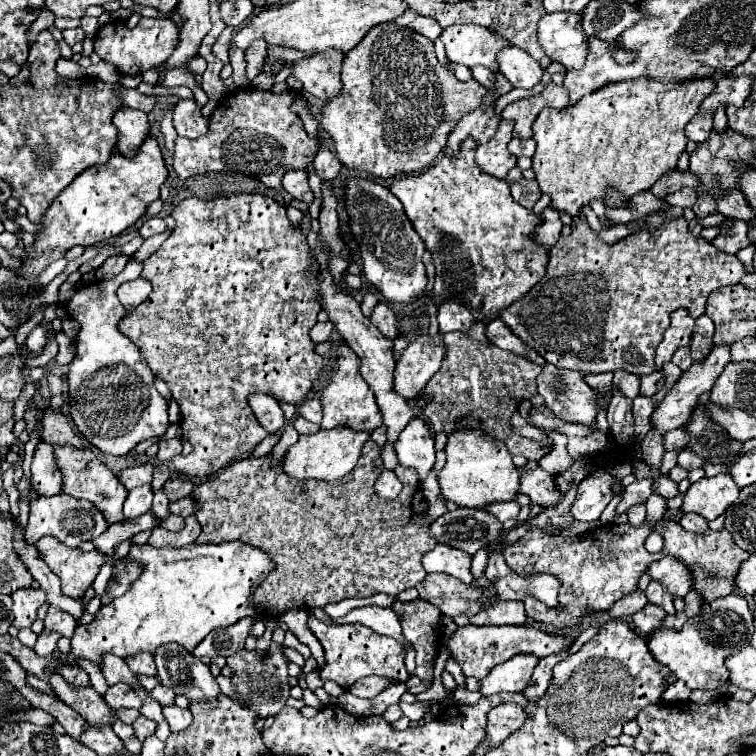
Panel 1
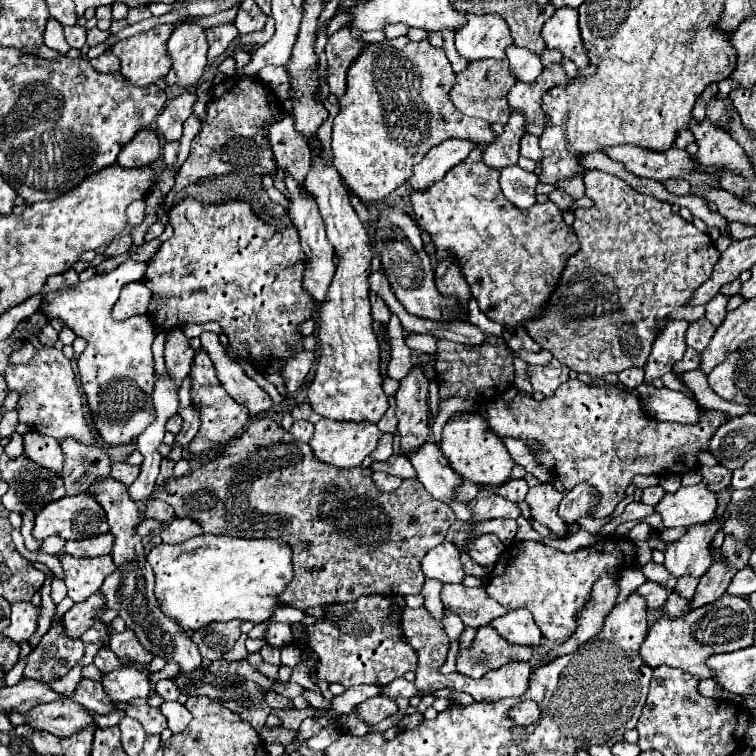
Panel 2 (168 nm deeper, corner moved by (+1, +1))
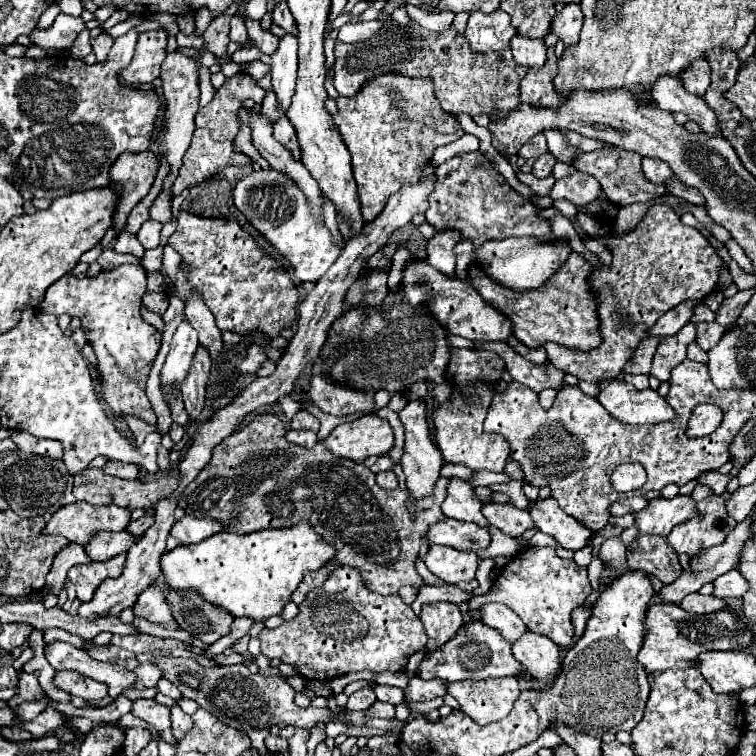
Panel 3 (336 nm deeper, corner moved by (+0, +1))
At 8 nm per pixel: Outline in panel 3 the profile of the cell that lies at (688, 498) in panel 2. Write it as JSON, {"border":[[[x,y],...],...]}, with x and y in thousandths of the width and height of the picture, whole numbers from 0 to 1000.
{"border":[[[896,655],[890,660],[861,660],[853,673],[840,679],[840,689],[848,705],[858,708],[885,708],[888,700],[898,692],[911,689],[922,681],[919,663],[914,657]]]}

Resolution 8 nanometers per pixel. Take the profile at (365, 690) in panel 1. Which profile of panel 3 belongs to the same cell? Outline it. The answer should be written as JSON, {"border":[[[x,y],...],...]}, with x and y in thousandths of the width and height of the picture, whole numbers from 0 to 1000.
{"border":[[[478,911],[478,914],[470,914],[467,919],[462,919],[459,938],[462,940],[485,940],[496,927],[499,927],[499,922],[496,922],[493,911]]]}

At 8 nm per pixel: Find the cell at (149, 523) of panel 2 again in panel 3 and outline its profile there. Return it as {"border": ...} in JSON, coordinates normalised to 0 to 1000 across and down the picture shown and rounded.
{"border":[[[168,702],[157,705],[128,705],[123,713],[112,721],[112,731],[120,742],[142,742],[157,731],[168,731],[173,721],[179,721],[184,710],[171,708]]]}

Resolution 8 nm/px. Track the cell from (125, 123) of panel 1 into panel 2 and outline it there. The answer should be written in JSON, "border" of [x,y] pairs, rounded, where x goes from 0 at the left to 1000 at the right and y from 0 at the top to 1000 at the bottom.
{"border":[[[188,168],[177,184],[164,192],[164,200],[156,205],[156,216],[161,221],[188,221],[193,216],[204,216],[212,208],[212,187],[209,176],[201,168]]]}

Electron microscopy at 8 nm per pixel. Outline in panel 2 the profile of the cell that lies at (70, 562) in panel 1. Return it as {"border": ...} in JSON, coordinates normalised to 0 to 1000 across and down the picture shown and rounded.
{"border":[[[82,734],[79,747],[85,753],[85,771],[90,776],[90,790],[103,798],[127,784],[138,766],[153,753],[146,734],[106,739],[98,734]]]}

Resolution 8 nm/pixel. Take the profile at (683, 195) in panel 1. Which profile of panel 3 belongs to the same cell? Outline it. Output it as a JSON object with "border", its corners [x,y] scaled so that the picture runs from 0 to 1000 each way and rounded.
{"border":[[[851,208],[848,213],[848,221],[851,221],[851,229],[858,239],[864,242],[877,242],[882,237],[890,234],[890,226],[885,224],[882,216],[877,216],[874,210],[864,210],[864,208]]]}

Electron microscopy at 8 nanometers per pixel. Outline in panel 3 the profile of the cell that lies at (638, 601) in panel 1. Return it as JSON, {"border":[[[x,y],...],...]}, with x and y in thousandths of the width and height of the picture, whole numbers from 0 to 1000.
{"border":[[[993,676],[980,692],[975,692],[972,694],[972,700],[959,710],[959,718],[954,718],[954,721],[946,721],[946,724],[938,724],[938,729],[930,729],[930,731],[922,731],[919,737],[914,737],[914,742],[911,742],[911,747],[914,747],[914,755],[903,755],[898,763],[896,763],[896,769],[890,769],[888,774],[880,774],[877,779],[874,779],[874,792],[877,795],[882,795],[882,798],[901,798],[901,792],[906,790],[906,787],[911,787],[911,784],[922,784],[933,771],[940,771],[940,769],[946,769],[951,761],[956,761],[956,758],[962,758],[962,755],[970,755],[972,750],[975,750],[975,745],[978,745],[978,731],[980,731],[980,726],[983,726],[983,718],[991,713],[991,708],[993,708],[993,694],[996,694],[996,689],[999,689],[999,676]]]}

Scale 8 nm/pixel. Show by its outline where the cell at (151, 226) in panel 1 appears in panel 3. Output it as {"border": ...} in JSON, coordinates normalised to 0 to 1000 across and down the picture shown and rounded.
{"border":[[[194,290],[187,303],[181,306],[181,316],[184,321],[192,327],[192,329],[205,329],[210,324],[210,308],[213,308],[213,295],[202,292],[202,290]]]}

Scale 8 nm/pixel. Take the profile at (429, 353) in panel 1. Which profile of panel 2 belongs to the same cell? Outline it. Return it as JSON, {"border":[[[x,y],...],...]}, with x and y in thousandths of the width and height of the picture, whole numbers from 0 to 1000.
{"border":[[[548,483],[542,493],[529,501],[524,517],[524,552],[534,599],[548,597],[566,581],[566,501],[556,483]]]}

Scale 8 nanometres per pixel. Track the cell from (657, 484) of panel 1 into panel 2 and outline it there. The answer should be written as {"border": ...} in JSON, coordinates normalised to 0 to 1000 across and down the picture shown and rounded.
{"border":[[[862,642],[862,644],[854,644],[852,647],[852,655],[849,655],[849,665],[857,665],[857,668],[868,668],[873,660],[876,660],[876,655],[878,655],[881,649],[873,644],[873,642]]]}

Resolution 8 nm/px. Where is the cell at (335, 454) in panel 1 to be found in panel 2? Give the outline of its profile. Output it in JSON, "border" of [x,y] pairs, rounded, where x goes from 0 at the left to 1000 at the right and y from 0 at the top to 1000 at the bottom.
{"border":[[[423,554],[418,562],[418,570],[410,581],[410,591],[418,602],[418,607],[426,607],[426,612],[450,618],[450,620],[460,620],[460,618],[471,618],[481,610],[481,604],[487,604],[495,594],[497,586],[503,581],[503,567],[495,560],[479,557],[479,560],[450,560],[450,557],[439,557],[439,554]]]}

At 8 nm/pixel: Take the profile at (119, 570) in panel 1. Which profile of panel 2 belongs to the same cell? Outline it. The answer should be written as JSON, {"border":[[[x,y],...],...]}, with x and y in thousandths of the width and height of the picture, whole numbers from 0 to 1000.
{"border":[[[148,631],[127,634],[122,644],[116,644],[116,652],[122,652],[124,660],[140,676],[146,705],[153,710],[153,718],[148,724],[148,742],[153,745],[153,755],[143,761],[143,766],[138,766],[138,774],[132,776],[140,792],[140,803],[156,806],[156,813],[164,819],[167,829],[180,837],[190,858],[196,858],[204,869],[214,869],[220,872],[220,877],[230,874],[238,882],[238,893],[257,890],[259,885],[267,882],[267,869],[259,861],[259,853],[235,829],[230,819],[212,811],[204,792],[204,758],[201,758],[201,750],[193,745],[185,708],[180,708],[180,697],[188,689],[185,671],[169,657],[167,642]]]}

